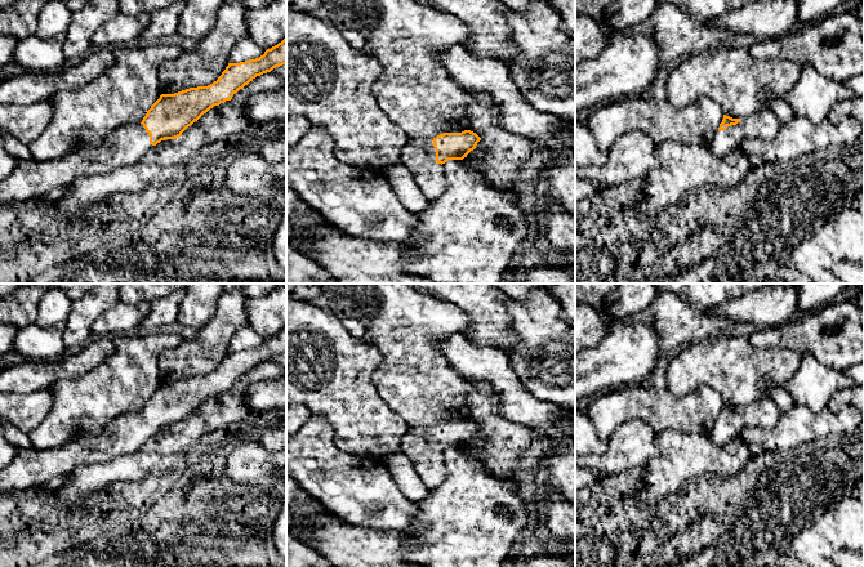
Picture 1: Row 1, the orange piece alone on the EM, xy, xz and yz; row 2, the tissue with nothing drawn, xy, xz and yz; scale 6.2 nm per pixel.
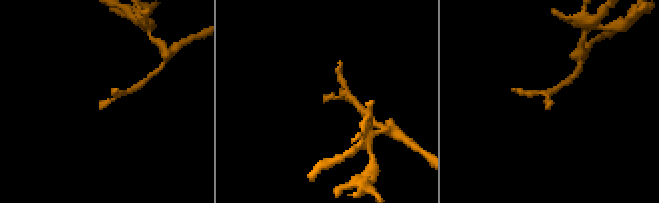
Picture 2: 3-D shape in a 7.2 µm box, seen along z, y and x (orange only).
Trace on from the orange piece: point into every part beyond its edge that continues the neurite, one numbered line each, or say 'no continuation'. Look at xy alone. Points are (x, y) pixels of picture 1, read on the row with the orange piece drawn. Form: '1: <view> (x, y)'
1: xy (30, 179)

